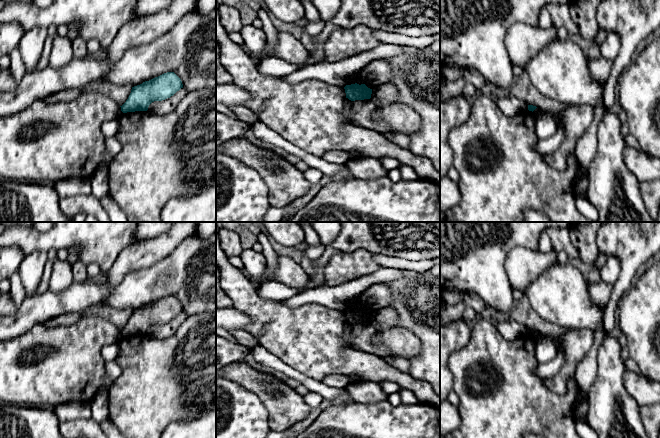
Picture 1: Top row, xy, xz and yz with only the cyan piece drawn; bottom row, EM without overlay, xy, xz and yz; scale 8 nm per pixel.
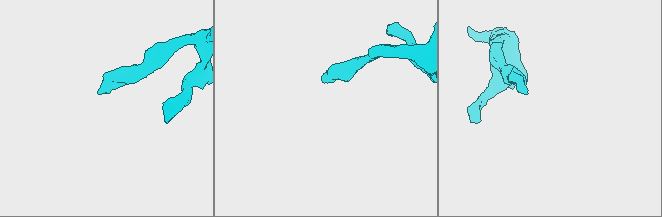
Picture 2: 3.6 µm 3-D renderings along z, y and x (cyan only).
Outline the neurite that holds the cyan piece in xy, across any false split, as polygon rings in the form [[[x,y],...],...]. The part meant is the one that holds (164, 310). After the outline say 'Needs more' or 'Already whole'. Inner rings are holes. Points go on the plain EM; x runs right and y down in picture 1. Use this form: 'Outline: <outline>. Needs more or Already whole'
Outline: [[[167,296],[140,309],[132,311],[126,326],[120,330],[123,337],[147,335],[154,325],[162,325],[183,312],[181,303],[174,296]]]. Already whole

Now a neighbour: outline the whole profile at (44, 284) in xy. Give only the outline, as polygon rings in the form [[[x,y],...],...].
[[[48,260],[44,266],[41,282],[37,287],[38,292],[44,293],[47,290],[49,290],[49,283],[50,283],[50,278],[52,275],[52,270],[53,270],[52,262]]]

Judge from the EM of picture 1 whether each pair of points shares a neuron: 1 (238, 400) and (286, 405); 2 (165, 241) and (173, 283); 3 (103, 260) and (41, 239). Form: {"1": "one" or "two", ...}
{"1": "two", "2": "two", "3": "one"}

